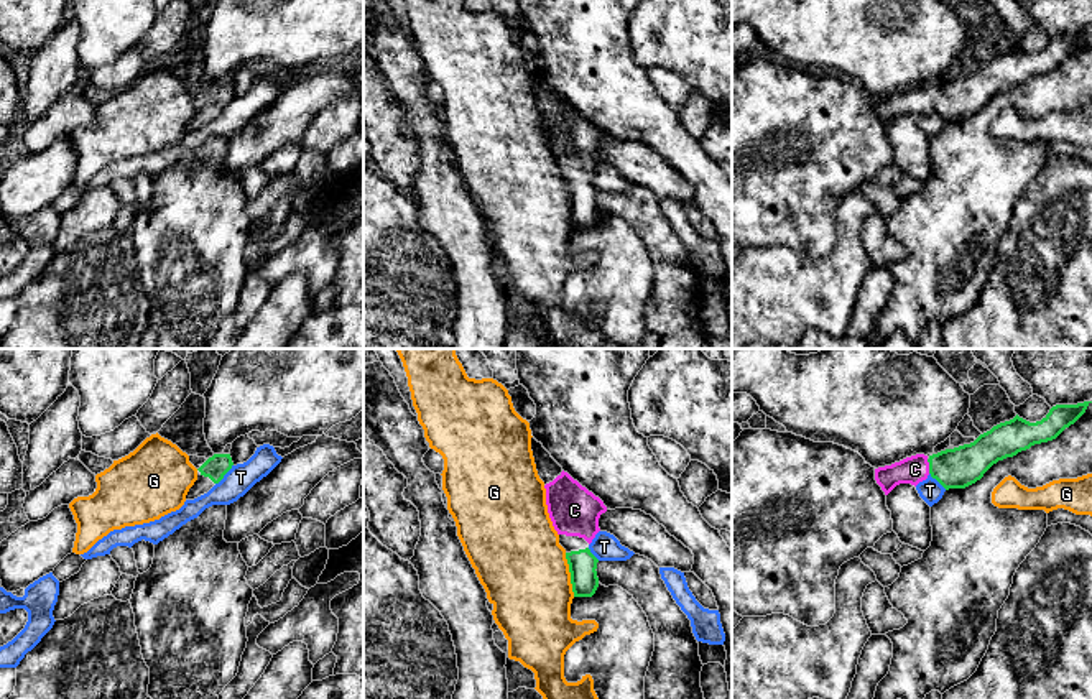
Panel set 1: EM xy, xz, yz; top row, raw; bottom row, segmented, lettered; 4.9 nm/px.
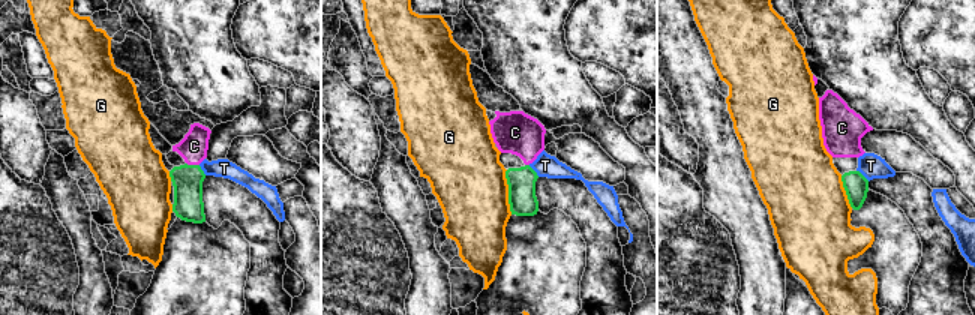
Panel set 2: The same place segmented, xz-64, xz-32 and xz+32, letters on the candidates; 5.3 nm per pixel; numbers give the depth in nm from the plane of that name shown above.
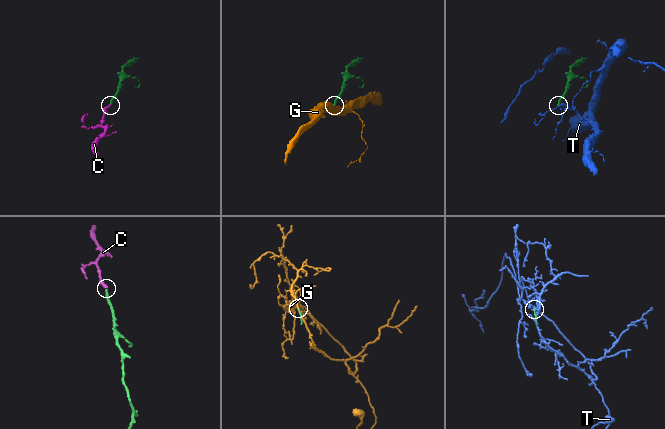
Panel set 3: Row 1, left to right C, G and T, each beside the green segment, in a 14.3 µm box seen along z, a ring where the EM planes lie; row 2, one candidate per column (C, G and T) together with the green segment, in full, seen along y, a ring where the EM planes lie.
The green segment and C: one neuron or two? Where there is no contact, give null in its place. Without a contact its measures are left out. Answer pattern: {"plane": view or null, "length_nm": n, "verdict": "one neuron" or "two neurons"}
{"plane": "yz", "length_nm": 70, "verdict": "one neuron"}

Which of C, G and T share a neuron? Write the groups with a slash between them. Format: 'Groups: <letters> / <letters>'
Groups: C / G / T

